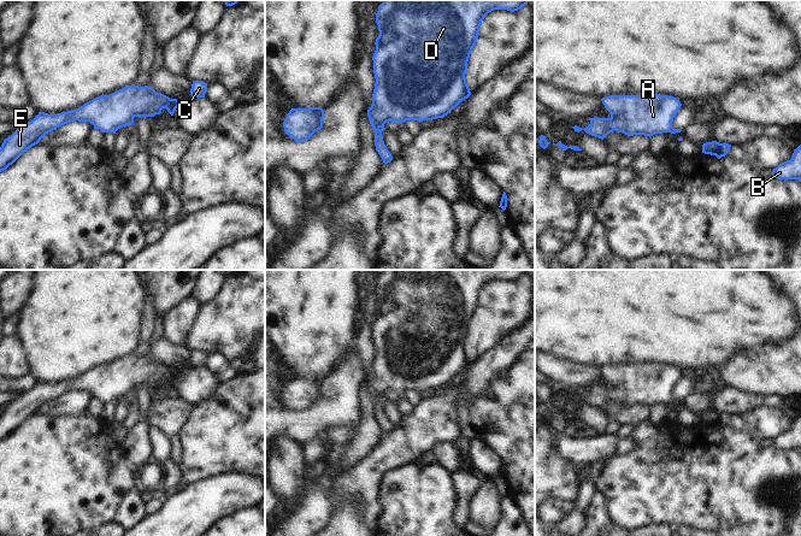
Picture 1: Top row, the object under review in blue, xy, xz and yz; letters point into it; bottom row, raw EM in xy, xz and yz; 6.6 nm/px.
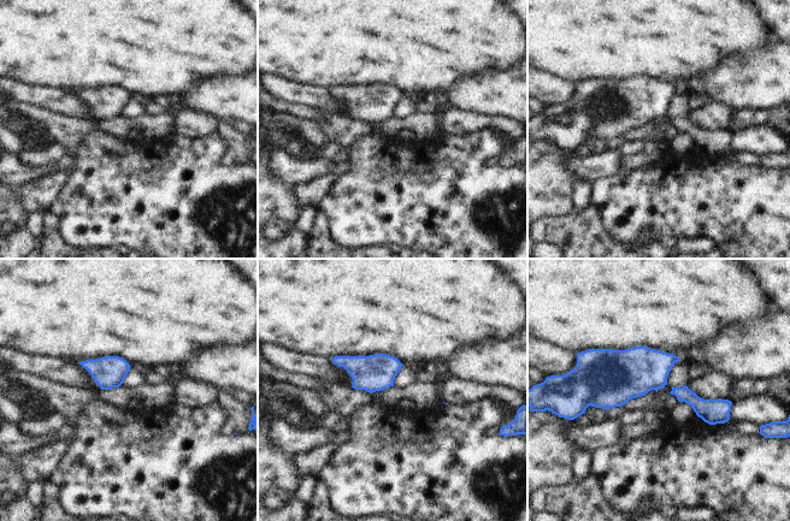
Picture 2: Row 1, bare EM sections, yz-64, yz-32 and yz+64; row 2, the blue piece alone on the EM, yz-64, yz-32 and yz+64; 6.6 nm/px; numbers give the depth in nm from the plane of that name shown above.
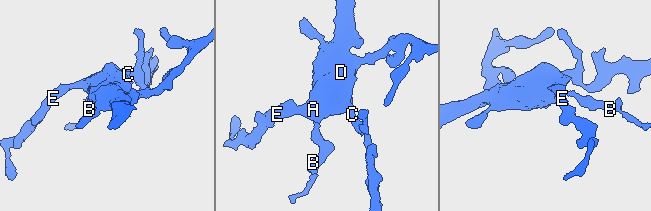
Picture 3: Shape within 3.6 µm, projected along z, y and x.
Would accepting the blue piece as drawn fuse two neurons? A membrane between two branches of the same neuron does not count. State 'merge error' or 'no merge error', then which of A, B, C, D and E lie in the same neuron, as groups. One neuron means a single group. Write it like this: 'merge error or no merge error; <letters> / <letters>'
no merge error; A B C D E

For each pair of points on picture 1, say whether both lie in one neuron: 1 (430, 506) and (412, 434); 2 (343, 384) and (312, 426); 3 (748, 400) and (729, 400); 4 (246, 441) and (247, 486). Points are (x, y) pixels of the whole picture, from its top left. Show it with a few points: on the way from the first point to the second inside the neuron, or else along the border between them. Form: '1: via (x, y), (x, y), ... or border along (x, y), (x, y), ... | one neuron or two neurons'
1: border along (418, 461), (390, 470) | two neurons
2: via (341, 395), (322, 416) | one neuron
3: via (743, 400), (734, 400) | one neuron
4: border along (252, 473), (222, 473), (219, 476) | two neurons

